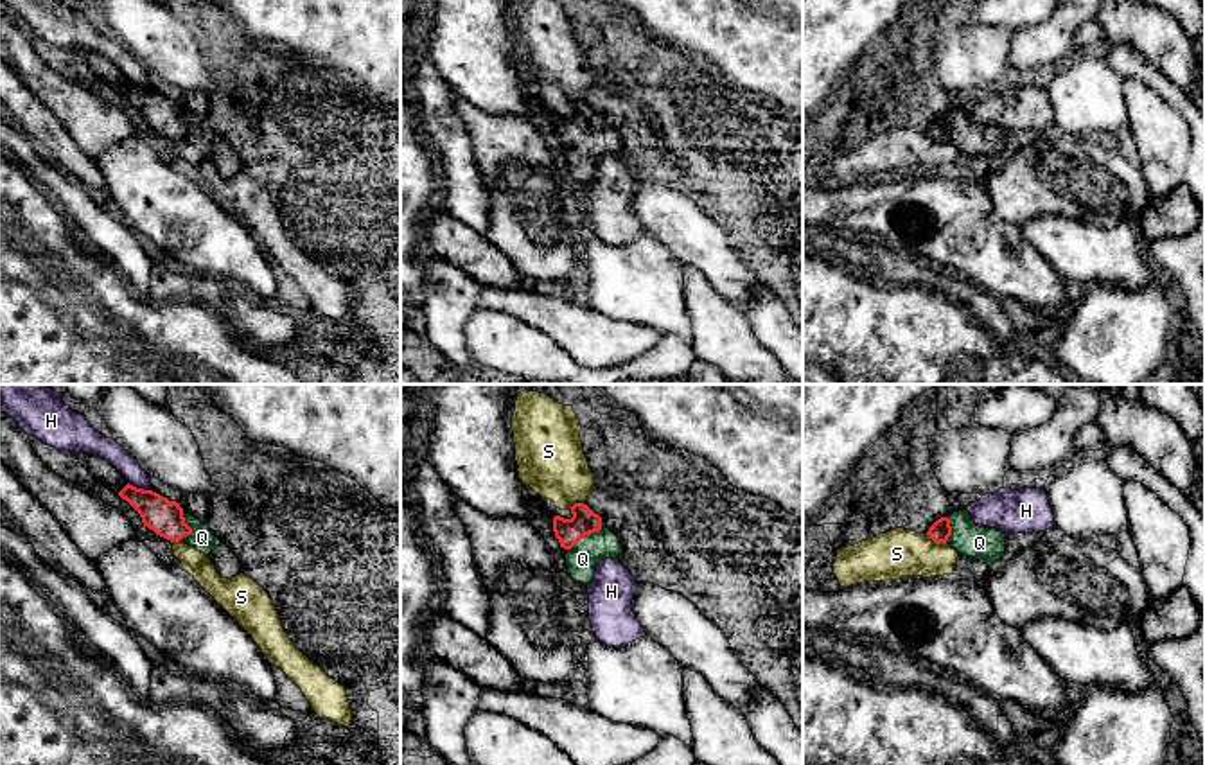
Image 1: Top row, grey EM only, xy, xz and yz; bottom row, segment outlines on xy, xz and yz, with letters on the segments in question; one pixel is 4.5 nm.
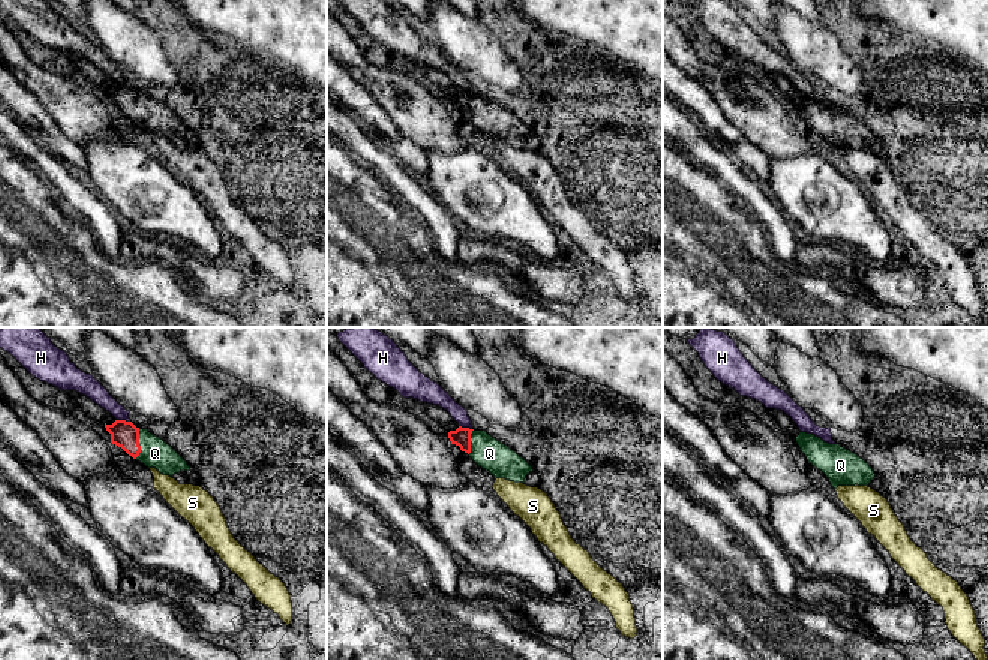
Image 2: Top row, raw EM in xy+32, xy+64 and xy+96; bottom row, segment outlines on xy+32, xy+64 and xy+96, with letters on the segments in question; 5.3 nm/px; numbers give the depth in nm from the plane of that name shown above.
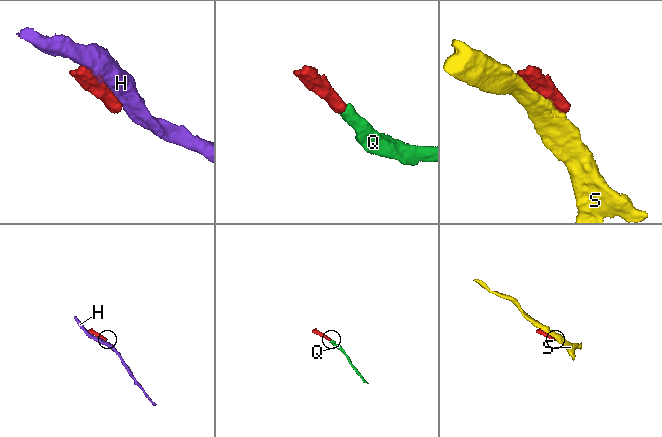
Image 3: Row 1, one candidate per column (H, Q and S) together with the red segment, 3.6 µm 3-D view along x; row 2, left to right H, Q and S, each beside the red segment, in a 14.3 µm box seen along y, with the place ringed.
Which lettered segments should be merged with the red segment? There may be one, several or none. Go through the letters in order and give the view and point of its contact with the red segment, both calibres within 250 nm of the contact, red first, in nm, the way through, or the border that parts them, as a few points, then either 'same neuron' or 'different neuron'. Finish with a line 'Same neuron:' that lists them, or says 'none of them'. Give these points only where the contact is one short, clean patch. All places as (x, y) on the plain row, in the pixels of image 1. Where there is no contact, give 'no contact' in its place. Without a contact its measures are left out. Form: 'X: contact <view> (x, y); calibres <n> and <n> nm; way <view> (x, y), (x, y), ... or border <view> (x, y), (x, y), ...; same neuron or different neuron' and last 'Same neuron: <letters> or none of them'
H: contact xy (139, 87); calibres 160 and 100 nm; different neuron
Q: contact xz (582, 135); calibres 120 and 140 nm; way xz (584, 119), (582, 135), (582, 157); same neuron
S: contact yz (936, 139); calibres 90 and 220 nm; different neuron
Same neuron: Q

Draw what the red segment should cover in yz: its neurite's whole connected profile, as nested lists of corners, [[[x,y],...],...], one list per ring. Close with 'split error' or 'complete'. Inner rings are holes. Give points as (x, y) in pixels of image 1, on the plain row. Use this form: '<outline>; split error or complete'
[[[966,108],[937,117],[927,129],[934,140],[948,140],[959,153],[995,162],[1006,153],[1006,131],[977,124]]]; split error

